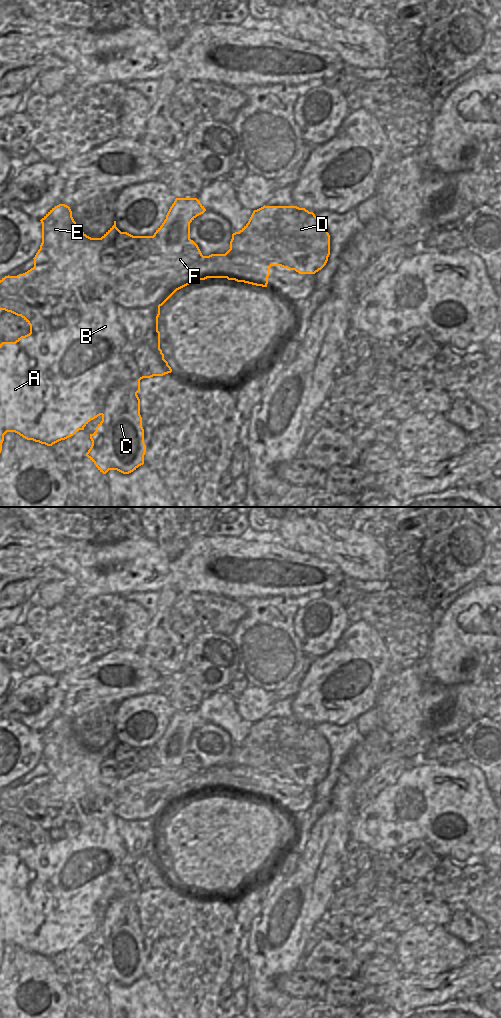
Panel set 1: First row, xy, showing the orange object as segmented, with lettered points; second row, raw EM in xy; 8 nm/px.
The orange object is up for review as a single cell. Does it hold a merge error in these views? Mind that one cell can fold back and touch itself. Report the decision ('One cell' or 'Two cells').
Two cells.

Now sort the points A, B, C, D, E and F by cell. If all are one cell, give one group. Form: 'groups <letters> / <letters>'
groups A B D E F / C

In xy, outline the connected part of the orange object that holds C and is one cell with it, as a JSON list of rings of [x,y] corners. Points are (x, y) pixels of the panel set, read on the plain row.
[[[123,892],[119,898],[115,898],[106,911],[106,917],[101,926],[102,933],[96,939],[96,943],[90,946],[92,957],[86,968],[103,986],[106,986],[109,982],[117,982],[123,986],[129,986],[144,976],[146,957],[144,955],[144,941],[140,927],[140,911],[137,907],[139,903],[140,892]]]

